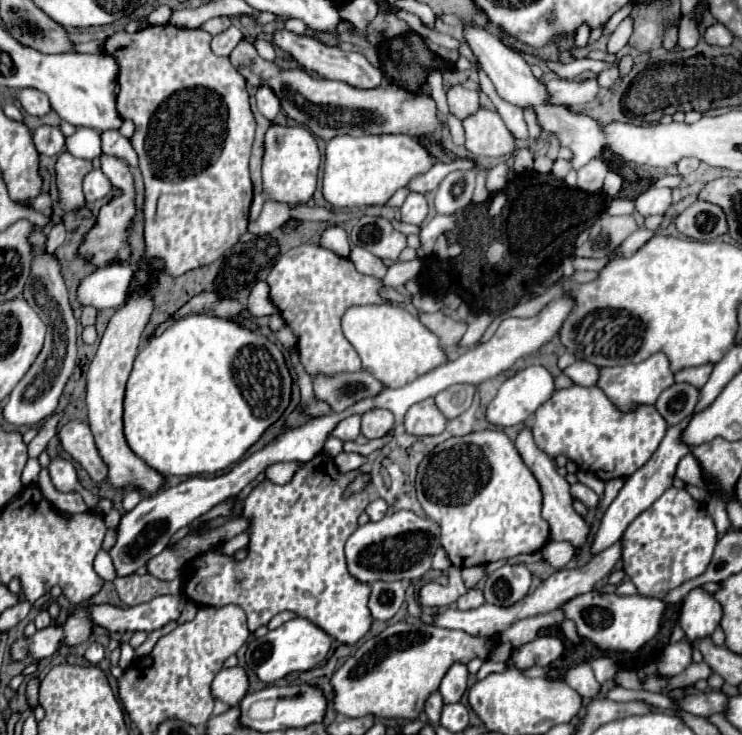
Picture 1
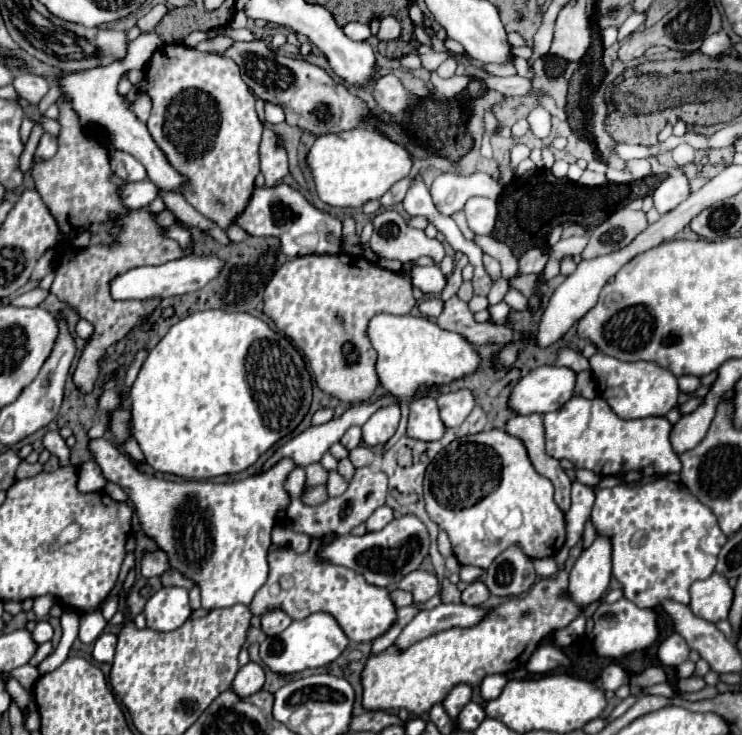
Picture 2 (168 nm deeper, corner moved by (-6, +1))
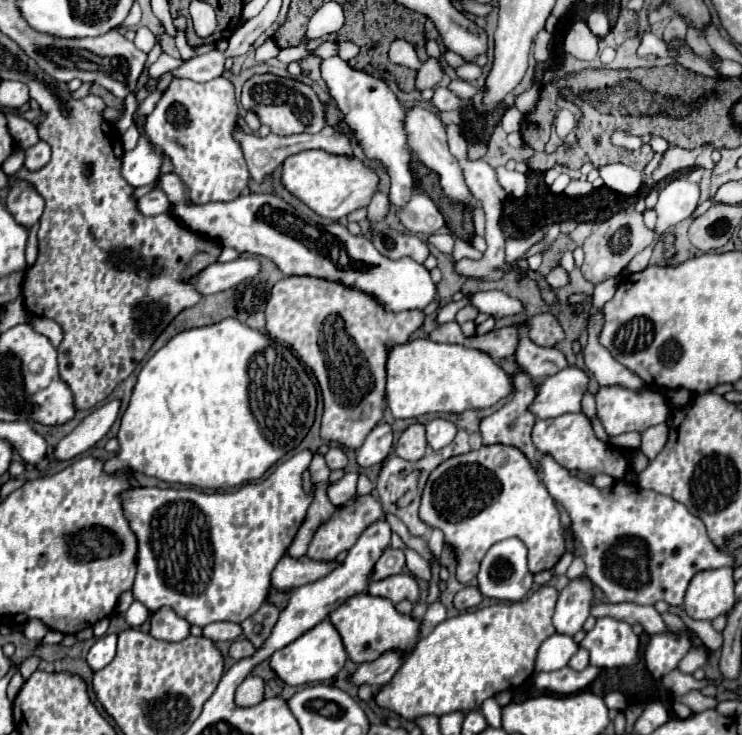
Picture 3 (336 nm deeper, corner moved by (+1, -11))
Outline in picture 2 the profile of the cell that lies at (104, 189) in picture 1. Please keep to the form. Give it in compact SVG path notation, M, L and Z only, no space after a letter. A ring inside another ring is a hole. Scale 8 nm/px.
M141 180L141 182L131 182L127 186L121 186L121 192L123 192L123 202L127 208L147 206L159 196L159 188L155 188L151 180Z

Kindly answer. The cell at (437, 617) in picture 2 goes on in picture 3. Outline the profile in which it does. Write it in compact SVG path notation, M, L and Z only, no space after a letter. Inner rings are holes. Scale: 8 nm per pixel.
M388 650L380 658L360 664L356 674L352 674L352 682L356 686L360 686L360 684L382 686L396 674L396 670L402 664L402 660L404 660L404 652L402 650Z

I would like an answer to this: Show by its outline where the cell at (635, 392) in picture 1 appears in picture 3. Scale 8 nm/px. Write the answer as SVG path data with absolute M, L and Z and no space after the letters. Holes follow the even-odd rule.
M600 386L596 392L596 404L598 404L598 418L606 430L608 436L618 436L624 432L644 432L656 424L662 424L668 420L668 404L662 392L642 386L640 390L630 390L624 386Z

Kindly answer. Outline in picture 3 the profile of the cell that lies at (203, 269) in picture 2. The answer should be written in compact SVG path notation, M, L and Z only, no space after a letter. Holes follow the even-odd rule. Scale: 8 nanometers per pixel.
M238 258L226 264L210 264L208 268L194 274L188 282L196 288L198 294L208 296L222 290L228 290L252 276L256 276L260 262L256 258Z

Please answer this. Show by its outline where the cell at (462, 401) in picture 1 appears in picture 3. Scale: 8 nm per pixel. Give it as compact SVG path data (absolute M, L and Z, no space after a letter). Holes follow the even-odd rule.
M434 418L432 422L426 424L426 438L428 438L428 446L432 450L440 450L444 446L448 446L454 436L456 436L458 428L454 422L444 420L444 418Z

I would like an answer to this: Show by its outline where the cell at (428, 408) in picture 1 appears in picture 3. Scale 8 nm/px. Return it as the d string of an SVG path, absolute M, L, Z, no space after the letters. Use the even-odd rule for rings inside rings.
M410 424L400 440L396 442L396 454L404 460L420 460L428 450L428 442L426 442L426 428L424 424Z

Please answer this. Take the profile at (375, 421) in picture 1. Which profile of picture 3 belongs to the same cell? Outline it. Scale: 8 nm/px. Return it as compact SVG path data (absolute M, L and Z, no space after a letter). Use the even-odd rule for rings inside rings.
M386 422L376 424L372 432L366 436L364 444L356 450L356 460L360 466L374 466L390 454L392 448L392 428Z

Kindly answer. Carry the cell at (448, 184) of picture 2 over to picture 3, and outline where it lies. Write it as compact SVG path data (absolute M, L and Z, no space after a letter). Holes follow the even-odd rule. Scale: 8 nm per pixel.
M418 190L408 202L408 206L398 212L400 212L402 224L416 234L418 232L432 234L437 228L445 226L444 216L440 214L438 206L432 202L432 198L424 190Z

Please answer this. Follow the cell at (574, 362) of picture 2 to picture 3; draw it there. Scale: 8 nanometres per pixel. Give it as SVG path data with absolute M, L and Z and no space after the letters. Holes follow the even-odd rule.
M524 322L514 324L520 332L520 344L516 350L516 362L532 378L548 378L568 366L566 356L558 348L542 348L532 344L528 332L524 332Z

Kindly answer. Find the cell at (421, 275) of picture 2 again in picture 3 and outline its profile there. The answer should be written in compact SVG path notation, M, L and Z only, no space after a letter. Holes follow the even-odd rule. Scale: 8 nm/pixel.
M162 172L158 176L156 188L160 188L168 200L172 200L170 214L176 216L188 230L208 240L218 240L222 246L236 248L240 254L248 252L264 256L272 260L286 276L306 274L360 288L362 292L376 296L390 312L412 308L422 310L436 296L436 284L422 264L410 260L388 260L372 246L366 236L352 236L338 222L320 226L306 218L300 210L292 208L280 196L248 194L232 202L208 202L204 206L194 206L188 198L184 182L174 172Z

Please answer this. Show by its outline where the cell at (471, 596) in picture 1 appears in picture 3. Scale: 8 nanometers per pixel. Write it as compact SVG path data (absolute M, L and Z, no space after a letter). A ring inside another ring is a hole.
M472 586L462 588L462 590L454 596L454 608L460 610L460 612L466 612L466 610L470 610L470 608L476 608L480 602L482 602L482 594L480 594L478 588L472 588Z

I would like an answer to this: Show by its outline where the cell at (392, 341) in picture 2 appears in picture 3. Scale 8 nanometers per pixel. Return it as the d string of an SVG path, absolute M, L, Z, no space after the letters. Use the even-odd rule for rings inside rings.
M416 338L394 344L386 364L386 404L396 418L418 418L428 412L464 412L466 408L488 408L514 390L512 378L486 354L460 344L438 344L430 338Z

